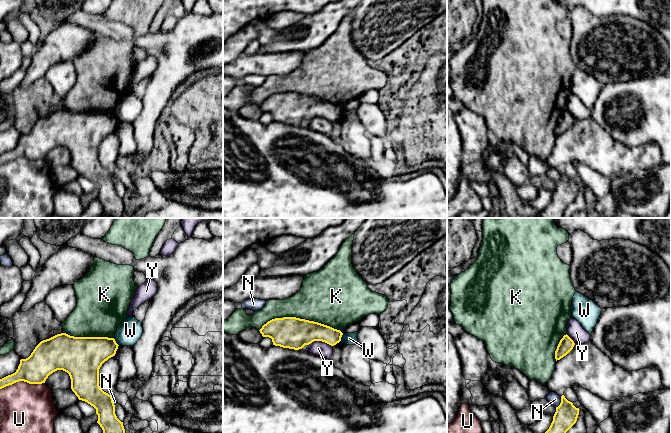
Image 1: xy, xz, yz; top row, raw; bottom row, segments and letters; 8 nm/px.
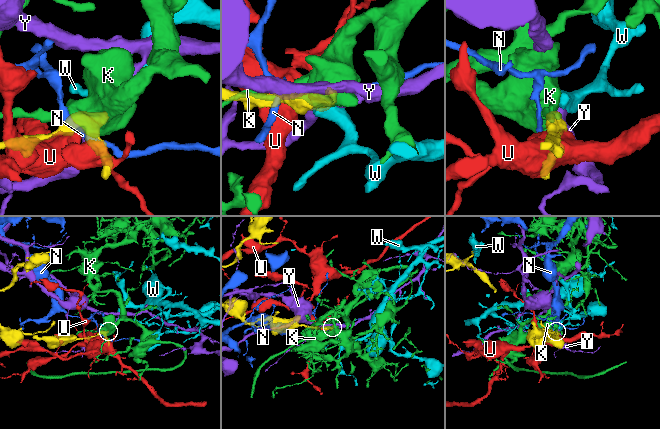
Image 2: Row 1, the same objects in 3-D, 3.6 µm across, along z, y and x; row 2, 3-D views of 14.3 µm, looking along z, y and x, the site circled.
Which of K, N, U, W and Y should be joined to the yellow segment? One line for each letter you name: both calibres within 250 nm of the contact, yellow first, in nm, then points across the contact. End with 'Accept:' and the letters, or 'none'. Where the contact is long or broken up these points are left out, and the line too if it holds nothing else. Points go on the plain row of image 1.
Accept: none

